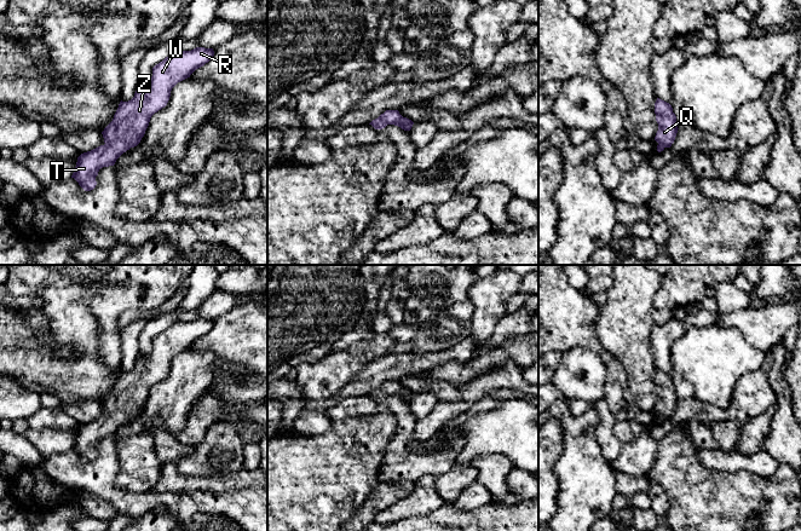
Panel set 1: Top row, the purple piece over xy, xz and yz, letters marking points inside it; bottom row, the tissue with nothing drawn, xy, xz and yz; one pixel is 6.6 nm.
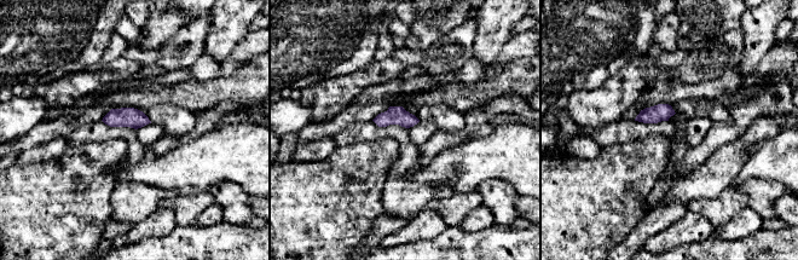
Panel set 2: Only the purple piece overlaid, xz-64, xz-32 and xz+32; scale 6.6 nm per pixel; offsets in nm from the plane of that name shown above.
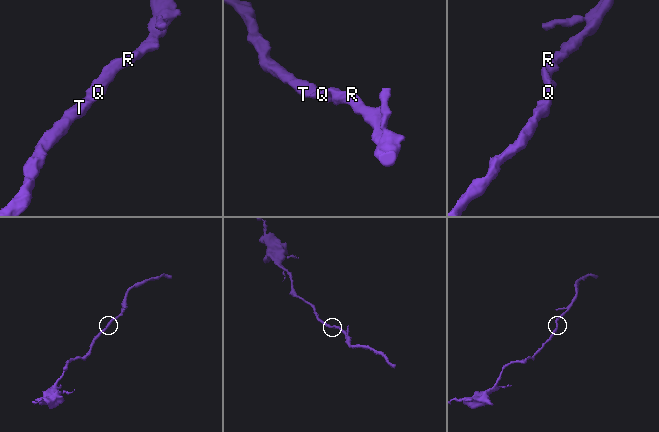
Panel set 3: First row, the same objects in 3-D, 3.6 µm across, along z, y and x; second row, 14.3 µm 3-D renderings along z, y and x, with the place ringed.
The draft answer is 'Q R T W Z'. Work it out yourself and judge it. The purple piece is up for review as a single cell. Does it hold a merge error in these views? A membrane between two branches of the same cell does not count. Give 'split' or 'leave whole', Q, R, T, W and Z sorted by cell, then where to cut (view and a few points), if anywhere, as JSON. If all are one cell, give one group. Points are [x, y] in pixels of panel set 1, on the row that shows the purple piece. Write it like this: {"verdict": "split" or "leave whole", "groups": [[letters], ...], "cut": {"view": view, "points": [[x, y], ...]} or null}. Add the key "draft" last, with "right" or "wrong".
{"verdict": "leave whole", "groups": [["Q", "R", "T", "W", "Z"]], "cut": null, "draft": "right"}

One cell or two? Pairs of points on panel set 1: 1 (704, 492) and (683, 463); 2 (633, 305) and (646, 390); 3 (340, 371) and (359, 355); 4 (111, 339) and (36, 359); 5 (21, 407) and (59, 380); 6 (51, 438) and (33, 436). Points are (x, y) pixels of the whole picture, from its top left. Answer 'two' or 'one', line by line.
1: one
2: one
3: one
4: two
5: two
6: one

